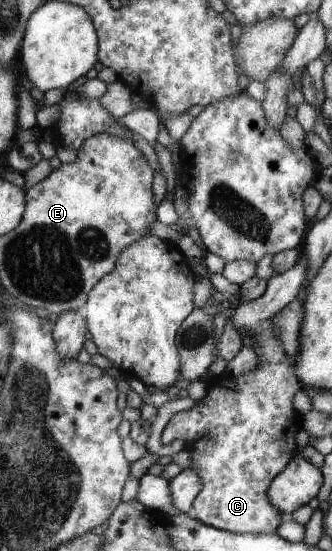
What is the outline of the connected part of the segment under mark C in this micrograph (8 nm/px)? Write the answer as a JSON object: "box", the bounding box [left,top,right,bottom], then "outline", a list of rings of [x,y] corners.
{"box":[161,319,301,533],"outline":[[[271,319],[258,322],[250,333],[252,348],[258,356],[258,365],[252,371],[238,376],[218,375],[211,377],[205,394],[199,402],[180,414],[173,415],[161,431],[161,442],[167,444],[173,439],[185,439],[184,449],[192,455],[193,469],[200,480],[202,489],[192,500],[190,509],[185,512],[188,517],[207,526],[227,532],[263,532],[273,533],[278,524],[286,518],[267,502],[265,494],[270,480],[298,452],[295,440],[296,431],[300,428],[301,416],[292,406],[292,396],[300,389],[294,365],[282,351],[279,341],[271,333]]]}

